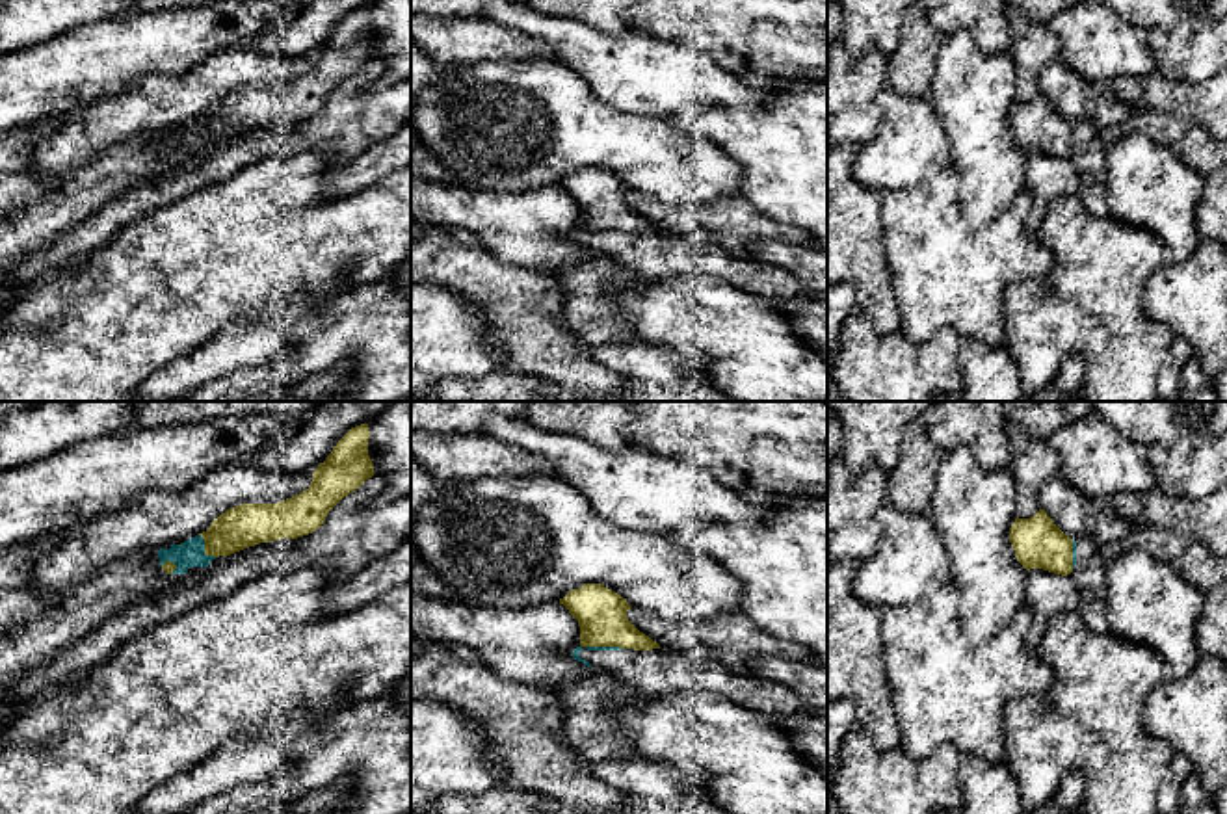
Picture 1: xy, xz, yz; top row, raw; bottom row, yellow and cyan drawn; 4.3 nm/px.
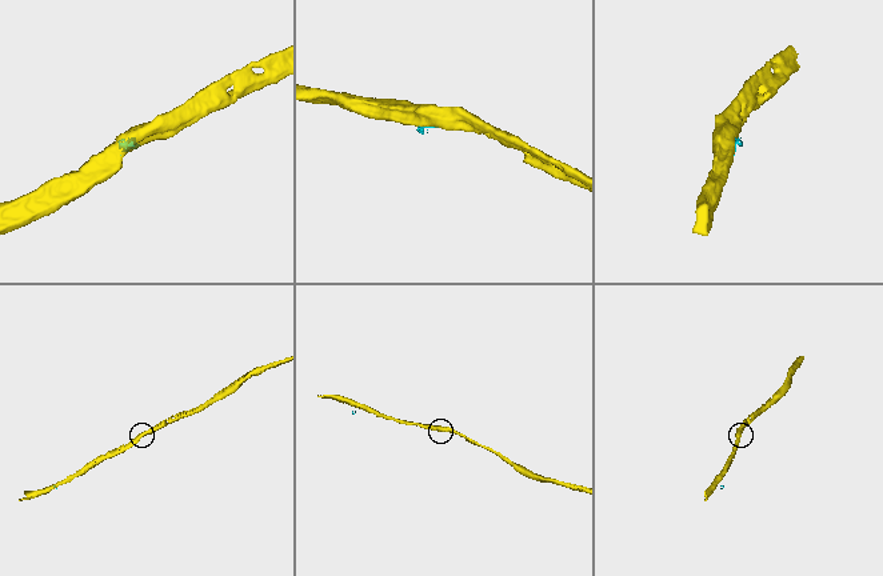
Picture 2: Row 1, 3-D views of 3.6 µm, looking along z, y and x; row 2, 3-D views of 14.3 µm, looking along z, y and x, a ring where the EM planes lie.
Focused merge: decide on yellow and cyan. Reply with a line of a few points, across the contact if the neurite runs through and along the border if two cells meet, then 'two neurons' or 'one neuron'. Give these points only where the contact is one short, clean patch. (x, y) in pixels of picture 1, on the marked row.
two neurons

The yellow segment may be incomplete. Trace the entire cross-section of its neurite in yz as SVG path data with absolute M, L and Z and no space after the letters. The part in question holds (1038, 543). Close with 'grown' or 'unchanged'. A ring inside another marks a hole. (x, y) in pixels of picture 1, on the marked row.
M1045 509L1030 519L1017 517L1009 528L1009 543L1026 571L1043 569L1062 576L1073 572L1073 539L1052 522Z; unchanged

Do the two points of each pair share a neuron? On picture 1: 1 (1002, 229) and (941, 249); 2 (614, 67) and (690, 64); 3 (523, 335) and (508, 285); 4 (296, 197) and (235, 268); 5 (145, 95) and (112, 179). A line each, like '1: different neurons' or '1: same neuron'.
1: same neuron
2: same neuron
3: same neuron
4: same neuron
5: different neurons

